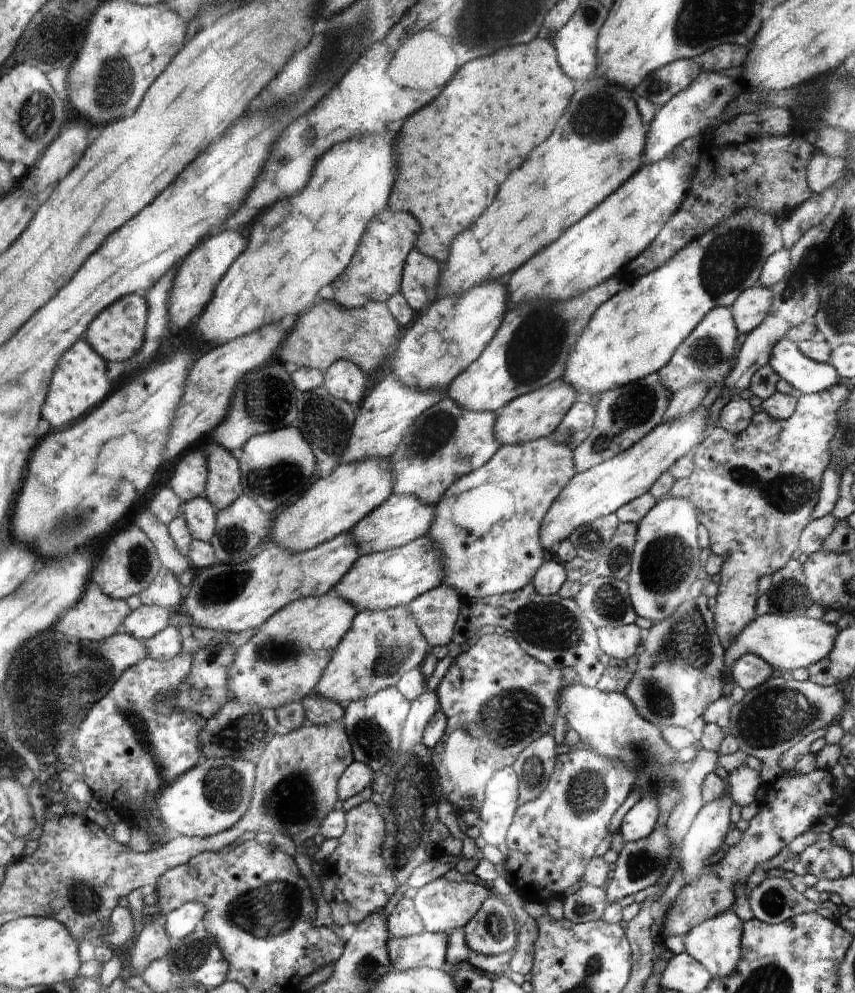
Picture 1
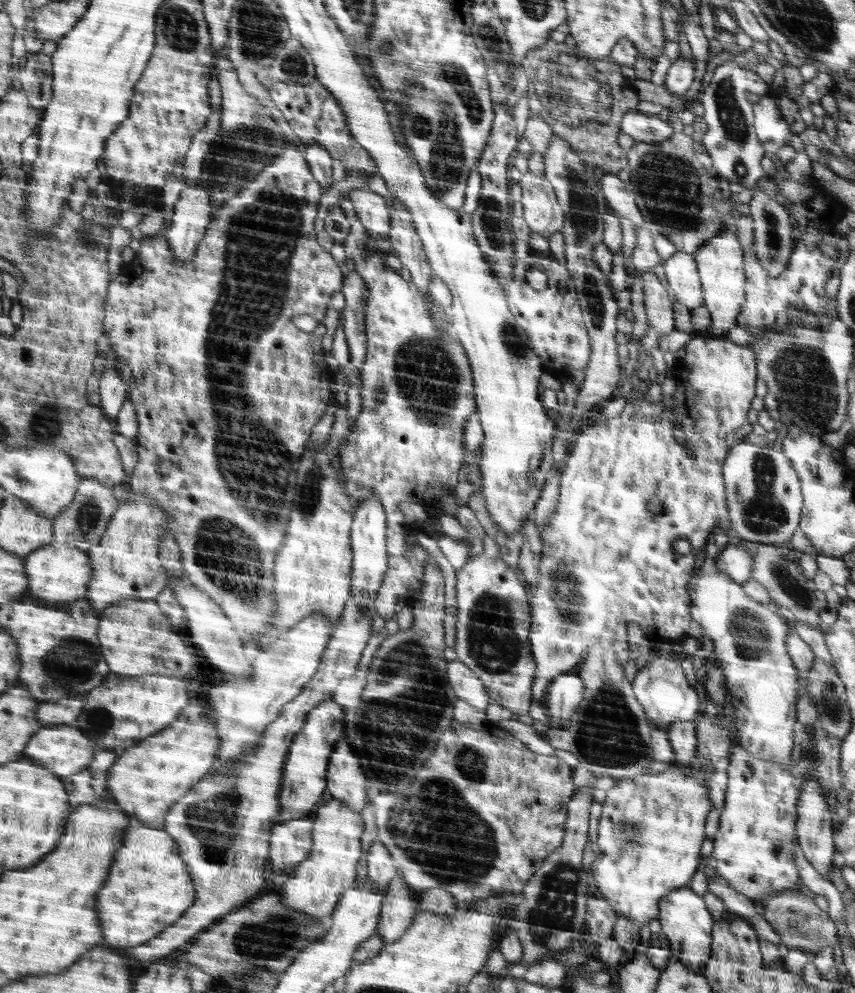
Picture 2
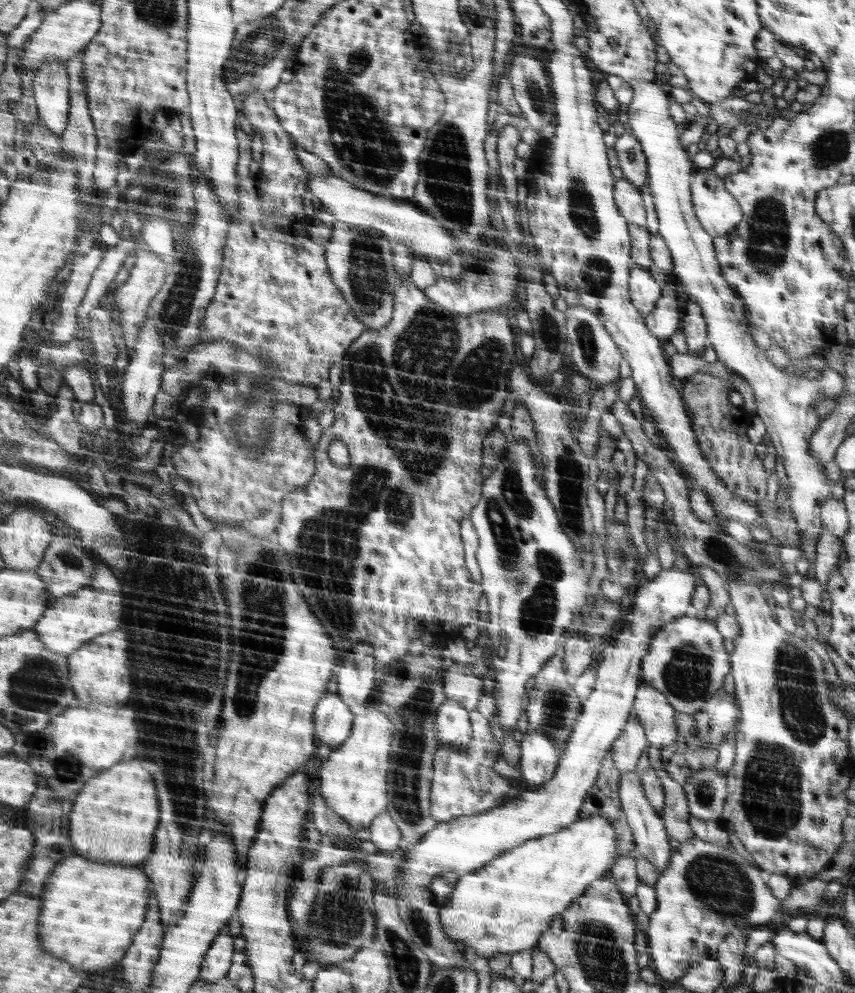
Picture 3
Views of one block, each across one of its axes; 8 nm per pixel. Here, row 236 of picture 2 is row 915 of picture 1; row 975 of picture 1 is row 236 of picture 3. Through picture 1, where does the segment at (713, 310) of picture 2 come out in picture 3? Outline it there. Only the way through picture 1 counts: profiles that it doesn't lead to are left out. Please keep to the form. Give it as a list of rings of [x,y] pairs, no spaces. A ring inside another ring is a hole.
[[[713,167],[698,168],[692,183],[692,200],[699,223],[713,240],[728,237],[742,220],[742,209]]]

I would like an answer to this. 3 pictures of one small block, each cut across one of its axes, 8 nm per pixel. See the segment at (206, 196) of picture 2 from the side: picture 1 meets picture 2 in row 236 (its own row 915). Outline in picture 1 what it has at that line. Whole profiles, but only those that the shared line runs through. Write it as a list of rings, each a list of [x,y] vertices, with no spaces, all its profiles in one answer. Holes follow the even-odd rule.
[[[188,902],[165,917],[168,932],[172,934],[176,942],[187,938],[204,924],[206,914],[208,914],[206,904],[202,904],[202,902]]]

